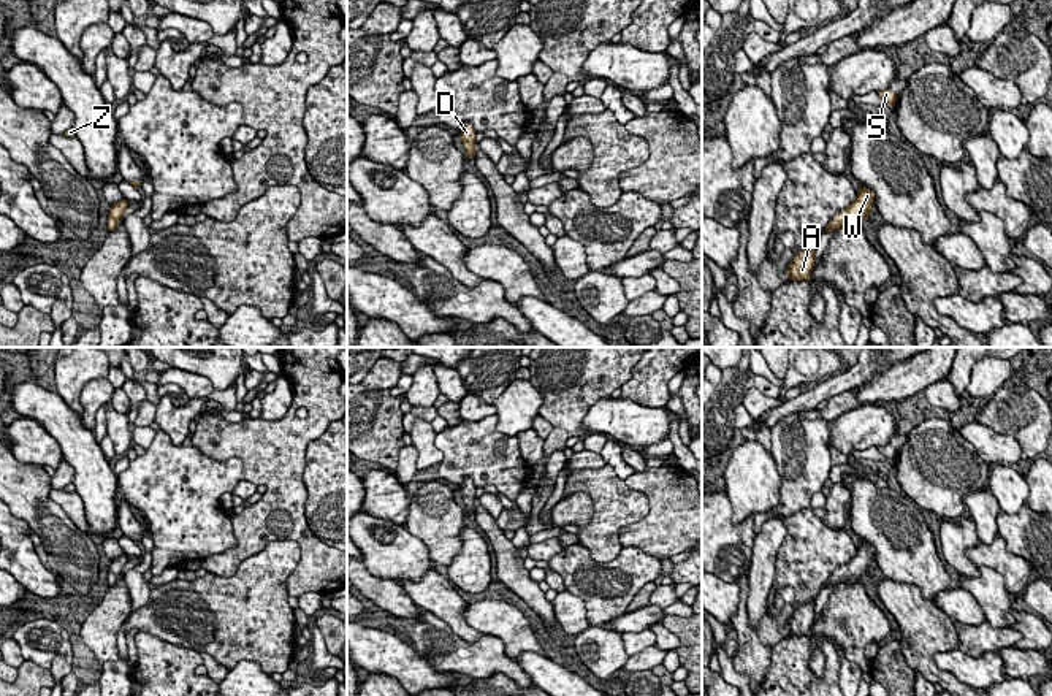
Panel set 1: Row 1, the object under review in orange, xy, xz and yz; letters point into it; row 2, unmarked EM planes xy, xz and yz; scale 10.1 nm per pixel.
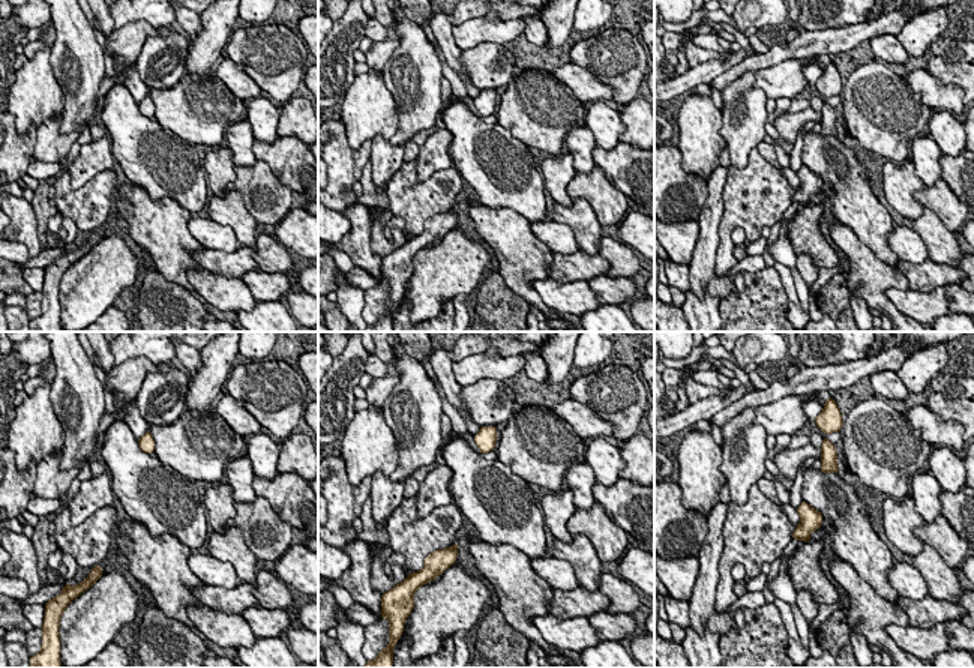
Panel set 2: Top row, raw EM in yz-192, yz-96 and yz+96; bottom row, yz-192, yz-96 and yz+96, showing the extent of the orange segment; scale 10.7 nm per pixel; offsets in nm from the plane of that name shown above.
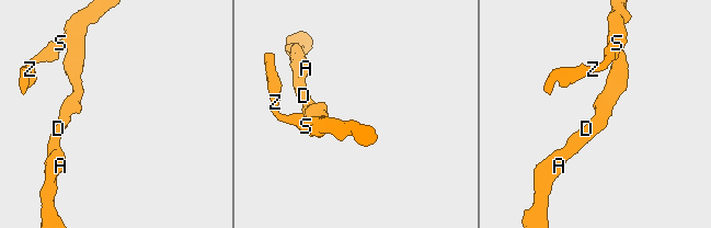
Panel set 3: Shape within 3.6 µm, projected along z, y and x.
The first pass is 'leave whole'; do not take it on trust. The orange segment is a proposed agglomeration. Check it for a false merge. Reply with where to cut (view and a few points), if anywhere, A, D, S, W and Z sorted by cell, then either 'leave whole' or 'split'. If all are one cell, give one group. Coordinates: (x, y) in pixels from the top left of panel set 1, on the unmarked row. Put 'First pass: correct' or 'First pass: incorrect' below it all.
no cut; A D S W Z; leave whole
First pass: correct

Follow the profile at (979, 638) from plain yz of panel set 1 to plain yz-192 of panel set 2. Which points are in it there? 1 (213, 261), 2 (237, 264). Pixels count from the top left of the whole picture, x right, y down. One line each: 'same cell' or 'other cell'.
1: same cell
2: same cell

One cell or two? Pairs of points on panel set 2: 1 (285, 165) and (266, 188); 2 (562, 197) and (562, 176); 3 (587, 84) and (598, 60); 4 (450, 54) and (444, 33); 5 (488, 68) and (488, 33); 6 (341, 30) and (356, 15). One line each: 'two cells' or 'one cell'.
1: two cells
2: one cell
3: two cells
4: one cell
5: two cells
6: one cell

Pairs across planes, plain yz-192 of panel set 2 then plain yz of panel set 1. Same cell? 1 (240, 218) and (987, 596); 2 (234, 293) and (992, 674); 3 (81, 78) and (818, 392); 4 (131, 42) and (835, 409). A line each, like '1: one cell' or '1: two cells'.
1: one cell
2: one cell
3: two cells
4: two cells

